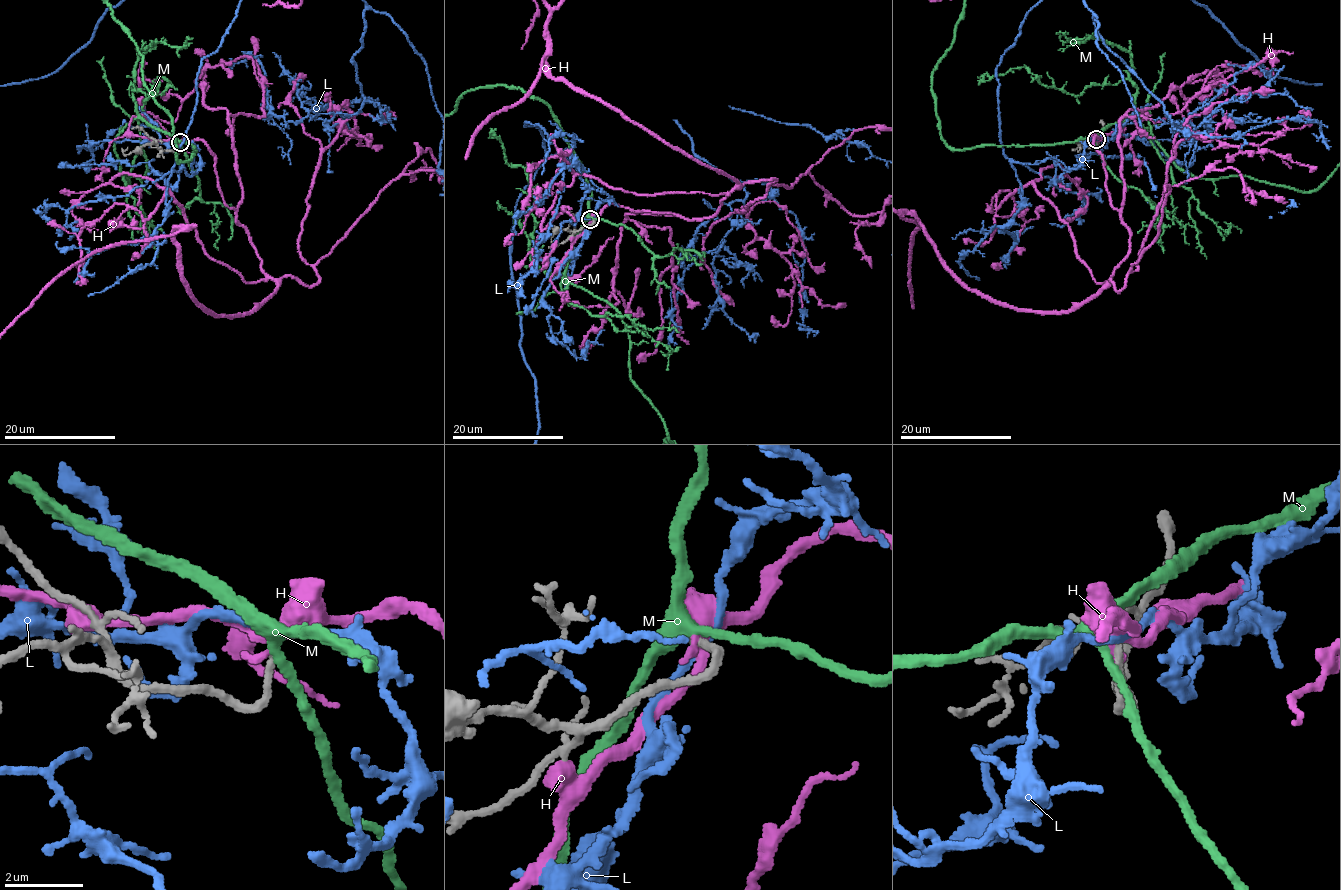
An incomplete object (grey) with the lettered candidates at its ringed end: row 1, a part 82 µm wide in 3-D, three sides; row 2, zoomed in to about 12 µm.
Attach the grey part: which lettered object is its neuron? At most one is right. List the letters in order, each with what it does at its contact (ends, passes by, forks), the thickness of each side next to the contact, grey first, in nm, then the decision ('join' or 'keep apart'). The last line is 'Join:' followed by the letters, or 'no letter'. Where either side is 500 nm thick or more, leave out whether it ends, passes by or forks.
H: it passes by | 200/320 nm | keep apart
L: it passes by | 190/170 nm | keep apart
M: it forks | 200/360 nm | keep apart
Join: no letter

